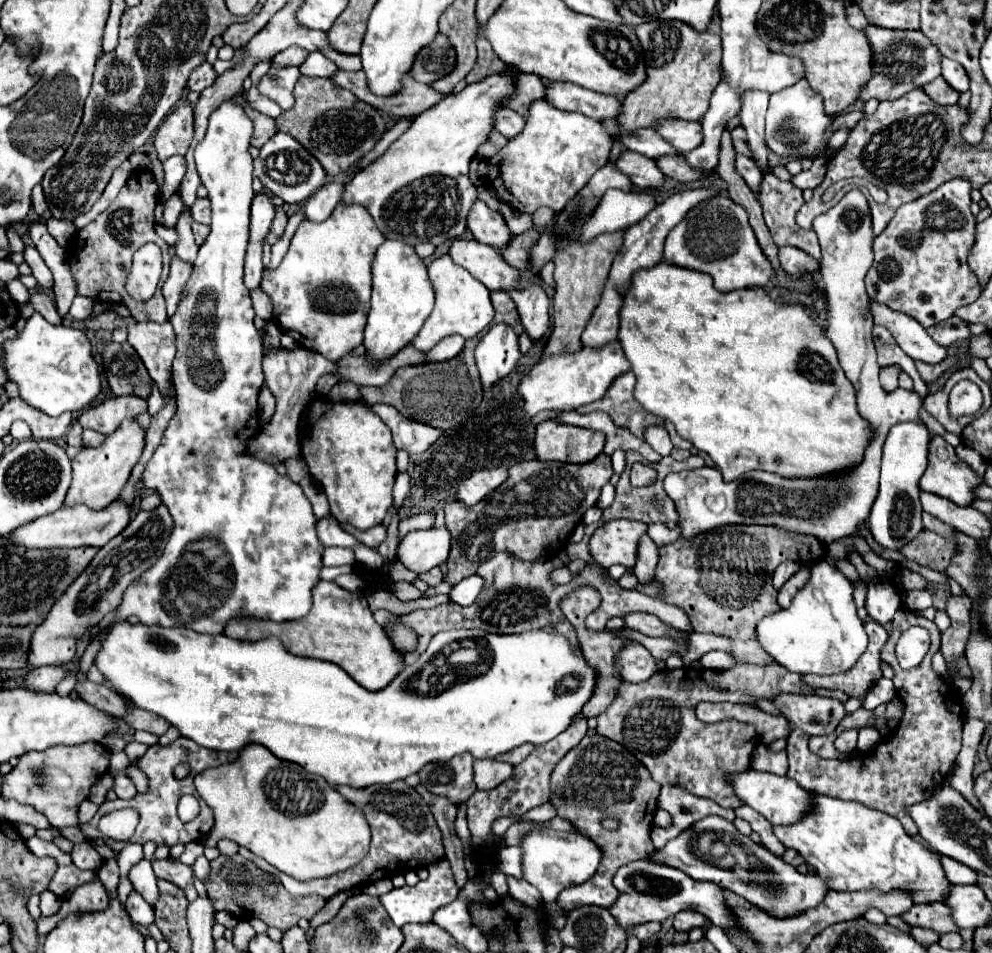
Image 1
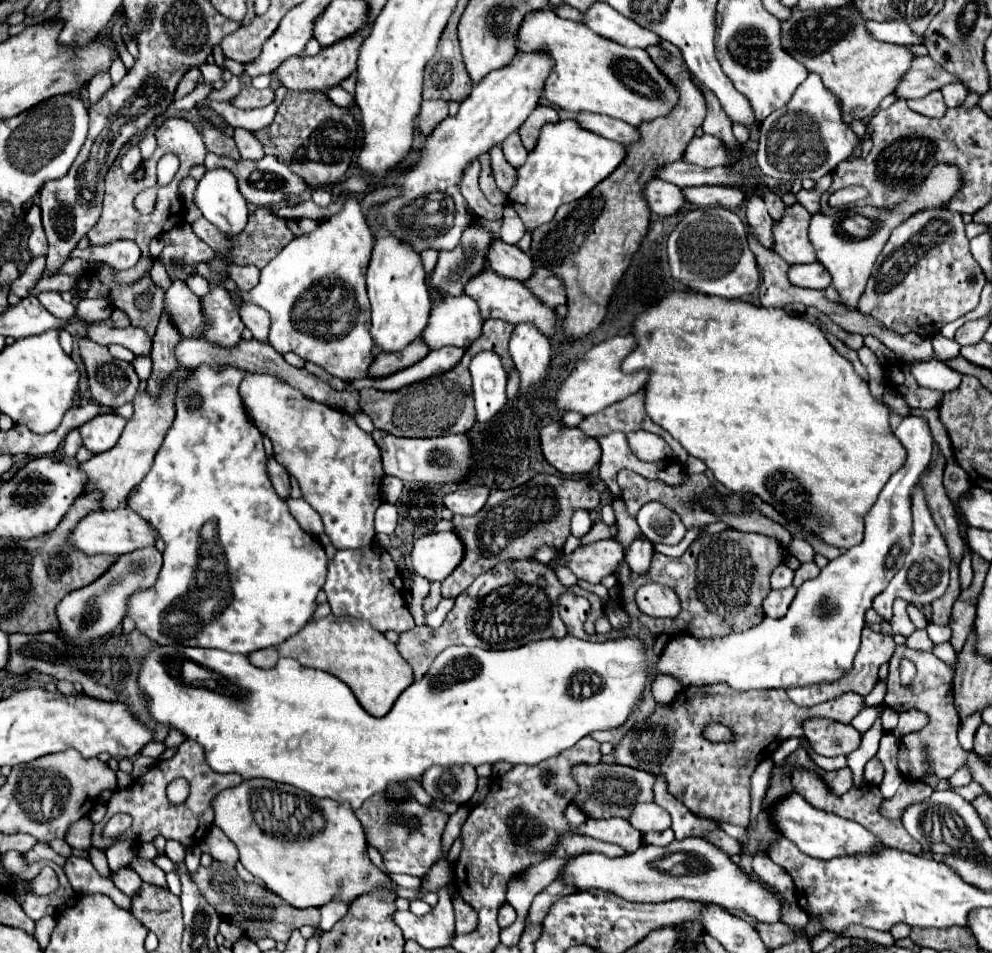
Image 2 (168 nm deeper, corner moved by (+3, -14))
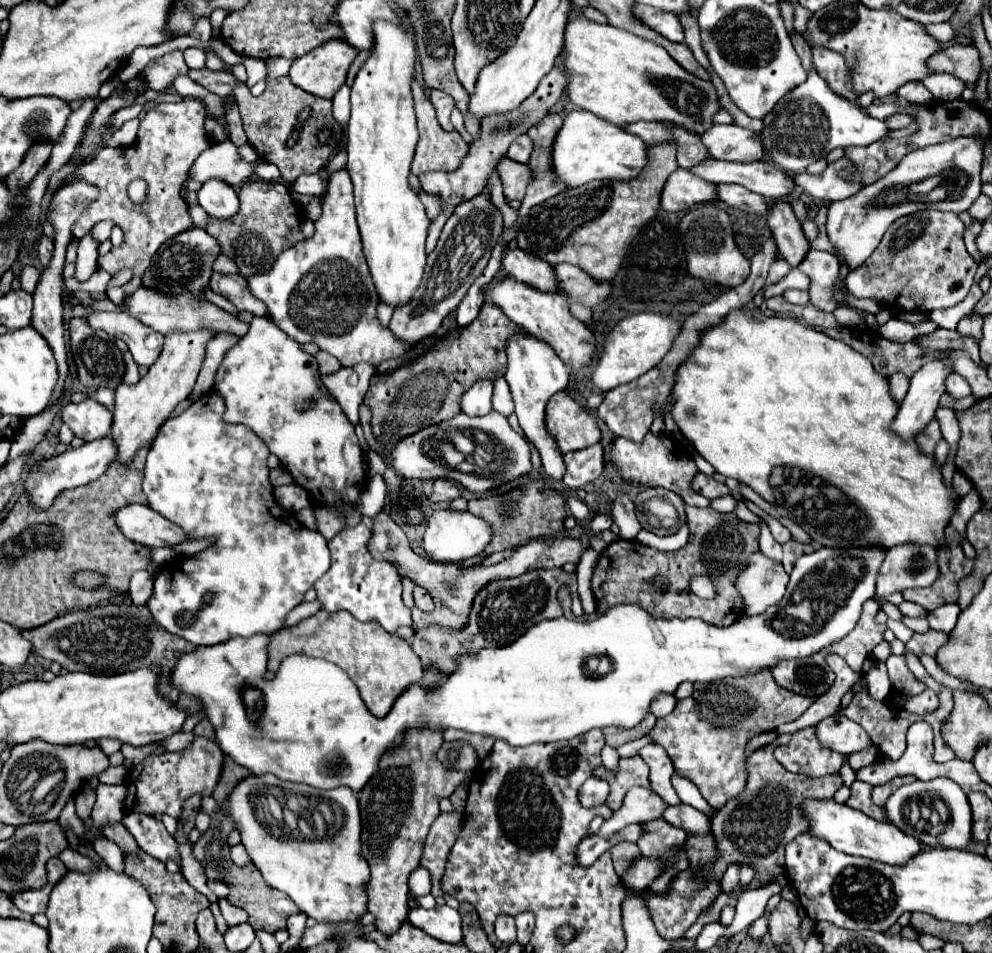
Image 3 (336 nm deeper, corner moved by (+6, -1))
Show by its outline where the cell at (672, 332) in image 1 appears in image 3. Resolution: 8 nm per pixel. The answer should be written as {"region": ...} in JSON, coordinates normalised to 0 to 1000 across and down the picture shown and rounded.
{"region":[[[747,322],[731,331],[723,341],[713,343],[705,352],[705,360],[697,366],[693,377],[680,389],[680,402],[676,408],[678,425],[676,438],[682,444],[684,452],[699,465],[699,469],[721,490],[723,496],[739,501],[759,515],[763,515],[771,526],[785,532],[785,540],[807,551],[826,574],[874,574],[886,570],[890,574],[900,574],[908,570],[941,570],[951,572],[951,555],[957,551],[957,545],[963,536],[965,519],[961,513],[953,513],[949,494],[943,490],[943,482],[928,477],[924,465],[908,465],[904,454],[898,450],[900,435],[904,433],[904,421],[896,414],[894,398],[884,393],[874,375],[858,366],[854,360],[834,354],[832,349],[805,339],[799,333],[773,333],[767,324]]]}

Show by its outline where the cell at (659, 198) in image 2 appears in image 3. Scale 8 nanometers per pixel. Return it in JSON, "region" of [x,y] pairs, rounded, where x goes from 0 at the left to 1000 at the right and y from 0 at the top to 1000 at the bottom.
{"region":[[[682,177],[674,184],[668,203],[666,203],[666,217],[670,221],[682,224],[699,213],[711,213],[711,211],[723,211],[723,205],[719,200],[719,192],[711,192],[709,188],[703,188],[701,184],[695,184],[693,177]]]}

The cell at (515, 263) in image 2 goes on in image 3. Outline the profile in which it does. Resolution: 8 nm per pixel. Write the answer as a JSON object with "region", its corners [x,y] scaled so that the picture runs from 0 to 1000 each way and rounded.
{"region":[[[523,259],[509,263],[507,282],[527,297],[537,297],[539,301],[545,301],[545,305],[561,305],[557,301],[557,280]]]}

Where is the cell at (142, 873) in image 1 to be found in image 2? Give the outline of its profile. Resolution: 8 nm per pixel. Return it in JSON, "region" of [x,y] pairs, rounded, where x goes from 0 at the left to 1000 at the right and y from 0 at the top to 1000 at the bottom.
{"region":[[[121,911],[119,915],[111,915],[111,919],[109,919],[113,925],[115,925],[115,930],[119,930],[127,940],[135,940],[139,934],[141,934],[141,930],[143,930],[143,923],[141,923],[141,919],[133,913],[133,911]]]}

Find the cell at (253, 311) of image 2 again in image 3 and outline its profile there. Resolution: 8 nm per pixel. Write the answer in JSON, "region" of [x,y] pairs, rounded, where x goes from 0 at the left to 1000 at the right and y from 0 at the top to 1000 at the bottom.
{"region":[[[255,333],[251,339],[251,347],[245,352],[243,360],[227,370],[227,377],[219,389],[215,410],[219,410],[227,419],[227,442],[247,444],[249,448],[253,448],[269,465],[271,473],[281,480],[283,488],[295,498],[297,507],[307,511],[307,515],[316,524],[316,530],[340,534],[348,542],[350,553],[358,553],[364,549],[366,540],[362,536],[362,524],[368,511],[366,473],[358,456],[358,446],[350,440],[340,419],[336,419],[336,414],[324,402],[320,379],[316,377],[316,373],[303,368],[301,360],[291,356],[273,335]]]}

